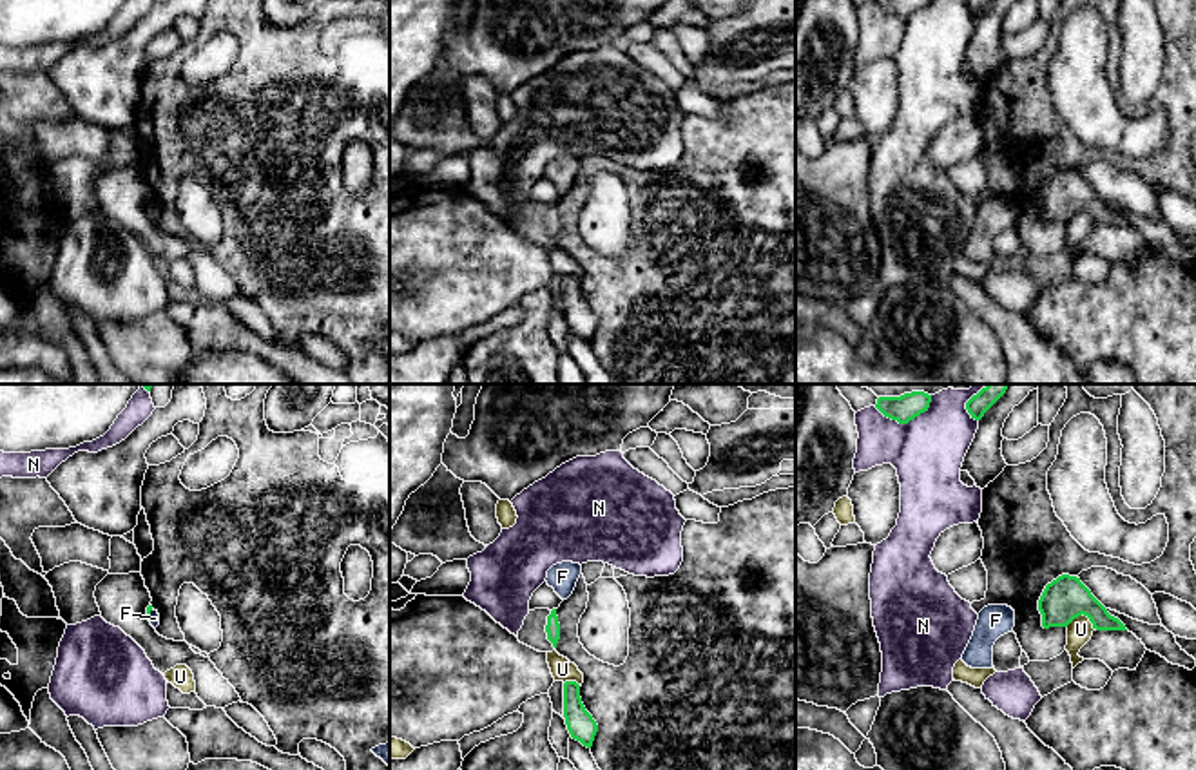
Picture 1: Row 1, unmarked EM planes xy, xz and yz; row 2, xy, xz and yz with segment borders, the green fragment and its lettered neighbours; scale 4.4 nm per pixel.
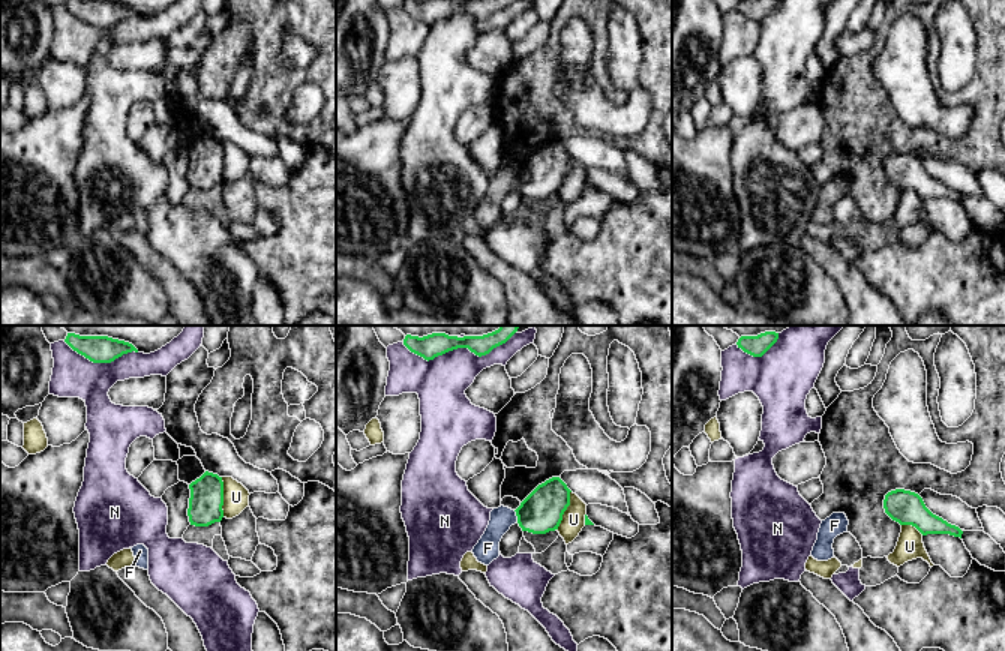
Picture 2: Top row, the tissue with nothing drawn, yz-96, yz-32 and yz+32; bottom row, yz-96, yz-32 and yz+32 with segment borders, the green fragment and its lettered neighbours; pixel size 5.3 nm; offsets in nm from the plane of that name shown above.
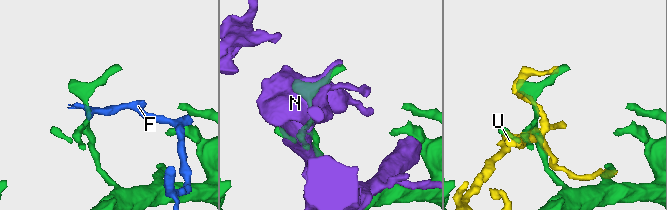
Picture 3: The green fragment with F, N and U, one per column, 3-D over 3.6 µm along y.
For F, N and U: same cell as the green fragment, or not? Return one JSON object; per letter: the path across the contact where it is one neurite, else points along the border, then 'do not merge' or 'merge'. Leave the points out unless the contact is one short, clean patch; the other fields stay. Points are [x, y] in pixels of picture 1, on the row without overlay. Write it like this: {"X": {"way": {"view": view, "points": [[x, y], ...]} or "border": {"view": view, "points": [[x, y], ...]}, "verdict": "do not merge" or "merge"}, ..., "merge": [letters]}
{"F": {"verdict": "do not merge"}, "N": {"verdict": "do not merge"}, "U": {"verdict": "do not merge"}, "merge": []}

